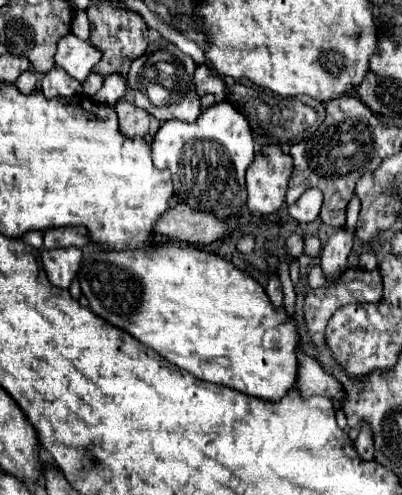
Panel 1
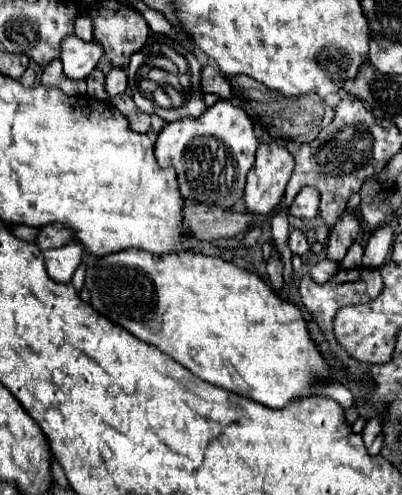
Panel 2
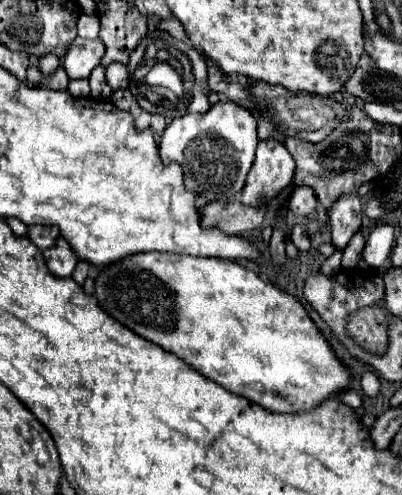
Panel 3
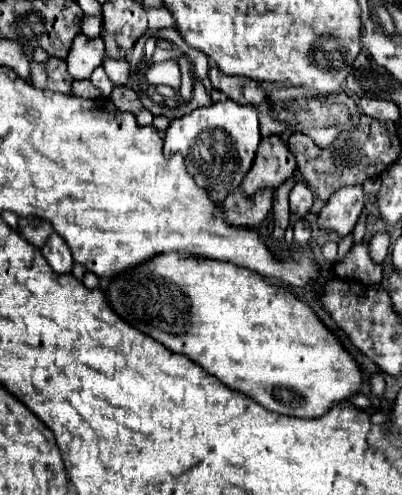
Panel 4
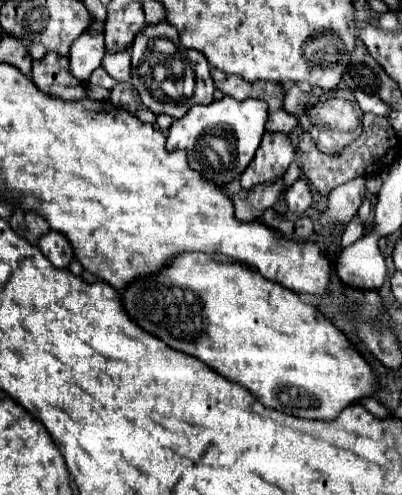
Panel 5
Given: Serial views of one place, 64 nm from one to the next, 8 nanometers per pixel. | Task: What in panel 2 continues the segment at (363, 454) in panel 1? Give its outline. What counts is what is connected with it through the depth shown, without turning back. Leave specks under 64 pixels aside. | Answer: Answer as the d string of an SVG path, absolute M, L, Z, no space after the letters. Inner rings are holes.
M370 418L362 430L362 440L370 456L376 456L380 452L380 420Z

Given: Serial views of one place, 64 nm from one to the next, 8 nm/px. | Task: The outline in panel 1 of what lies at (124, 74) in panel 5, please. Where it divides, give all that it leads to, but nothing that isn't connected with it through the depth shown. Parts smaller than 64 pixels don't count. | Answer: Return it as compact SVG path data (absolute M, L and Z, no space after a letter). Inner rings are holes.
M108 76L102 84L102 88L92 96L92 100L100 106L110 106L114 108L116 102L126 94L124 78L122 76Z

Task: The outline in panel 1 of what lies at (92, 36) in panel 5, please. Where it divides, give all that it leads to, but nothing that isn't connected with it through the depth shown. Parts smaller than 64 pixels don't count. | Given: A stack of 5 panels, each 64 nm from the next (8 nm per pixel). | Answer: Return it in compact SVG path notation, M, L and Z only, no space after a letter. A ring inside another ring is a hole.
M72 32L62 36L54 56L56 66L78 82L86 80L86 76L92 72L98 60L100 60L100 52L96 52L96 48L92 48L90 42L76 38Z

